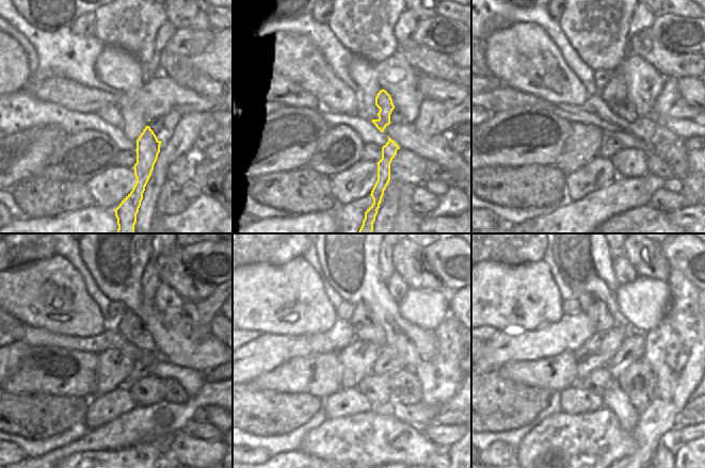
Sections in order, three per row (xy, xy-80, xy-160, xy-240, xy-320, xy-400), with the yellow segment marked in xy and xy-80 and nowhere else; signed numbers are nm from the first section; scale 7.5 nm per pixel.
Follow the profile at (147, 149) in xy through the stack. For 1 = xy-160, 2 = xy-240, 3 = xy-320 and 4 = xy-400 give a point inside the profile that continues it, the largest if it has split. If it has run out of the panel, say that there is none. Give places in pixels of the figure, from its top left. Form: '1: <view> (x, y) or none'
1: xy-160 (617, 91)
2: xy-240 (150, 279)
3: xy-320 (385, 258)
4: xy-400 (613, 255)

